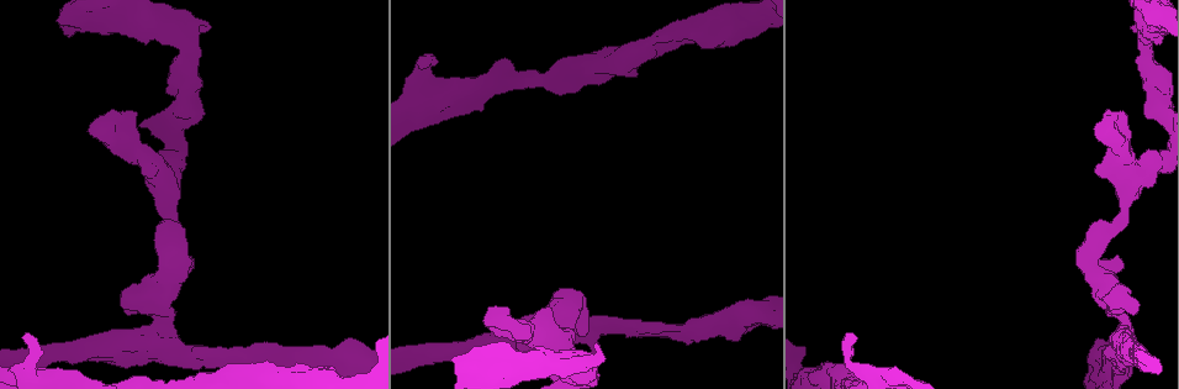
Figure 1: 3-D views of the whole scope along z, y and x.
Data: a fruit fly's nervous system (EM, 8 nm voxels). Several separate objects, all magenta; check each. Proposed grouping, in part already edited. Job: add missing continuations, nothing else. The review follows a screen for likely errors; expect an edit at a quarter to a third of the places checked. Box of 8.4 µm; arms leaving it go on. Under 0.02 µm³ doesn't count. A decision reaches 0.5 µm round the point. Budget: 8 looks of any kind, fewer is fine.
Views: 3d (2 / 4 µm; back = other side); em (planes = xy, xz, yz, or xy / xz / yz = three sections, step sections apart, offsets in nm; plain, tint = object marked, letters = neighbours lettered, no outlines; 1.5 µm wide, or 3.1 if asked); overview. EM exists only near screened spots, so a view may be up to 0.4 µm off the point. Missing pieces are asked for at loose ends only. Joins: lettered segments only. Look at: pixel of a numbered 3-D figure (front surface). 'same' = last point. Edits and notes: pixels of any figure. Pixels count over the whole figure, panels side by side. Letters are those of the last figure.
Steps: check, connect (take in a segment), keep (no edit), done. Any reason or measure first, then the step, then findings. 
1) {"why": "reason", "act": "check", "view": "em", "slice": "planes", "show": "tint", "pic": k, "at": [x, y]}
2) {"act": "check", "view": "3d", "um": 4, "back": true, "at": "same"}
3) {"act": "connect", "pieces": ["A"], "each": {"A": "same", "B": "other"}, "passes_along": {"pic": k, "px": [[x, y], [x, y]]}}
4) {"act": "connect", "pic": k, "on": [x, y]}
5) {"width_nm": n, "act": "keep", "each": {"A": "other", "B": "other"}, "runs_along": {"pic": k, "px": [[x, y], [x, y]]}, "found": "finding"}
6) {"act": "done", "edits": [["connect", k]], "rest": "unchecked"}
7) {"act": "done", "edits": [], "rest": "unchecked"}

{"act": "check", "view": "em", "slice": "xz", "step": 4, "show": "letters", "pic": 1, "at": [1131, 28]}

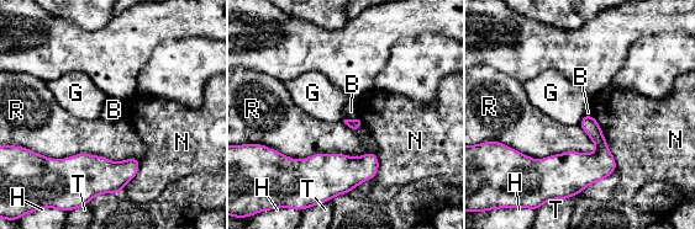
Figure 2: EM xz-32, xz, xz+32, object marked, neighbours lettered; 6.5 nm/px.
{"act": "check", "view": "em", "slice": "yz", "step": 8, "show": "letters", "at": "same"}

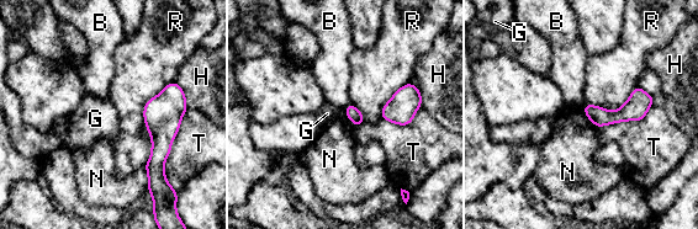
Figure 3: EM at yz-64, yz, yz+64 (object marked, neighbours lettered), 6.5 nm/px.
{"act": "keep", "each": {"B": "other", "G": "other", "H": "other", "N": "other", "R": "other", "T": "other"}, "runs_along": {"pic": 3, "px": [[650, 100], [618, 116], [587, 110]]}, "found": "none of them fits"}

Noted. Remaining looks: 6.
{"why": "thick end", "act": "check", "view": "em", "slice": "planes", "show": "letters", "pic": 1, "at": [1123, 115]}

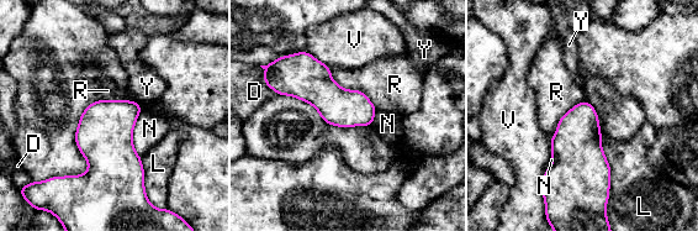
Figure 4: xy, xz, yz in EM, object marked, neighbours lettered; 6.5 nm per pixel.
{"longest_contact_nm": ["R", 420], "act": "keep", "each": {"D": "other", "L": "other", "N": "other", "R": "other", "V": "other", "Y": "other"}, "border": {"pic": 4, "px": [[329, 68], [376, 109]]}, "found": "none of them fits"}

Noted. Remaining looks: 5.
{"why": "free end", "act": "check", "view": "3d", "um": 2, "back": true, "pic": 1, "at": [593, 353]}

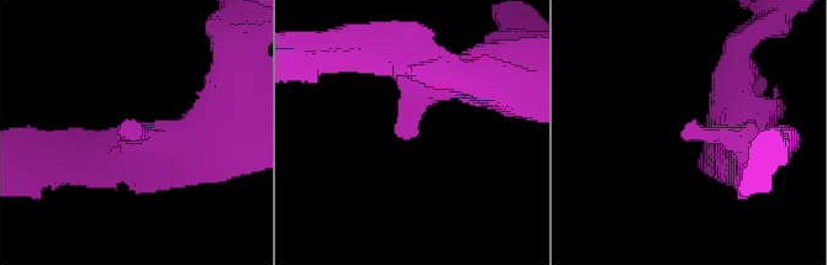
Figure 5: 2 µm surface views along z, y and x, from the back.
{"act": "check", "view": "em", "slice": "planes", "show": "letters", "pic": 5, "at": [128, 134]}

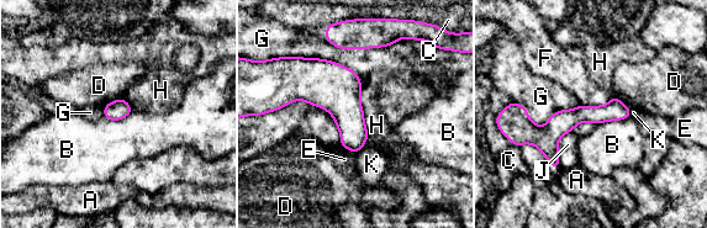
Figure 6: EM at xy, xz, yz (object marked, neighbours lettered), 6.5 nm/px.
{"longest_contact_nm": ["G", 440], "act": "keep", "each": {"A": "other", "B": "other", "C": "other", "D": "other", "E": "other", "F": "other", "G": "other", "H": "other", "J": "other", "K": "other"}, "found": "none of them fits"}

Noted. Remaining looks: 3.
{"act": "done", "edits": [], "rest": "unchecked"}

